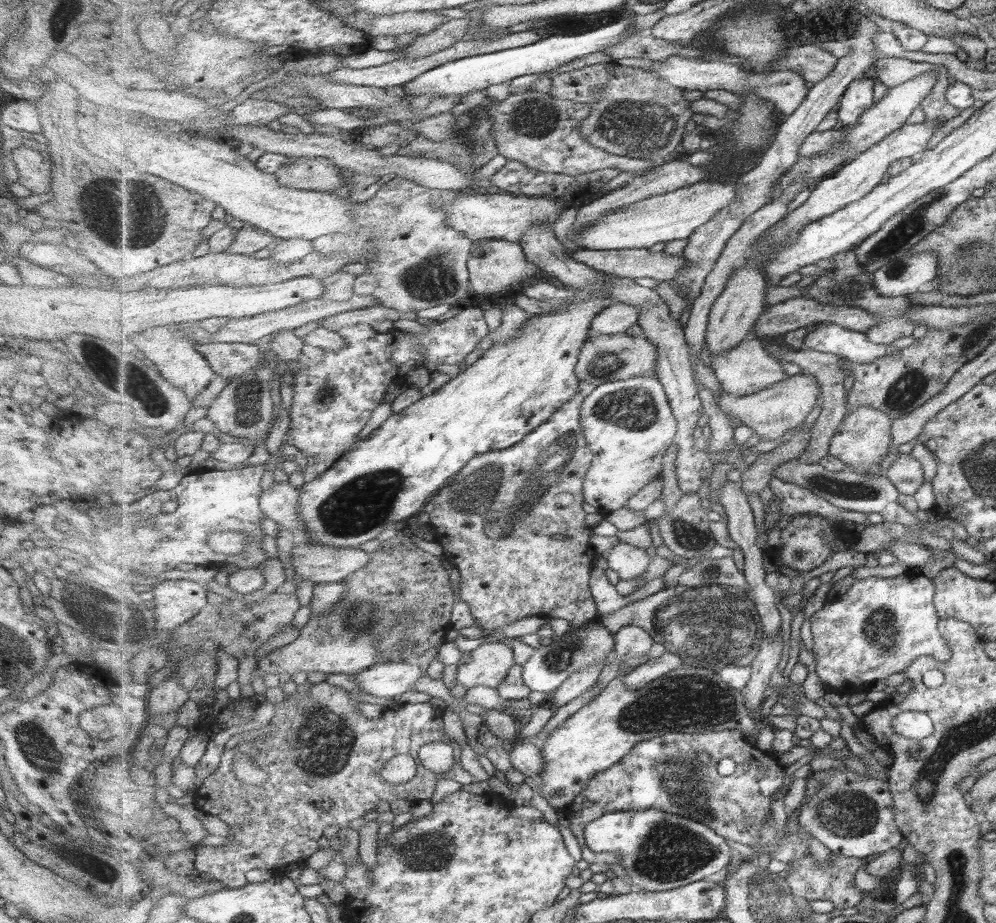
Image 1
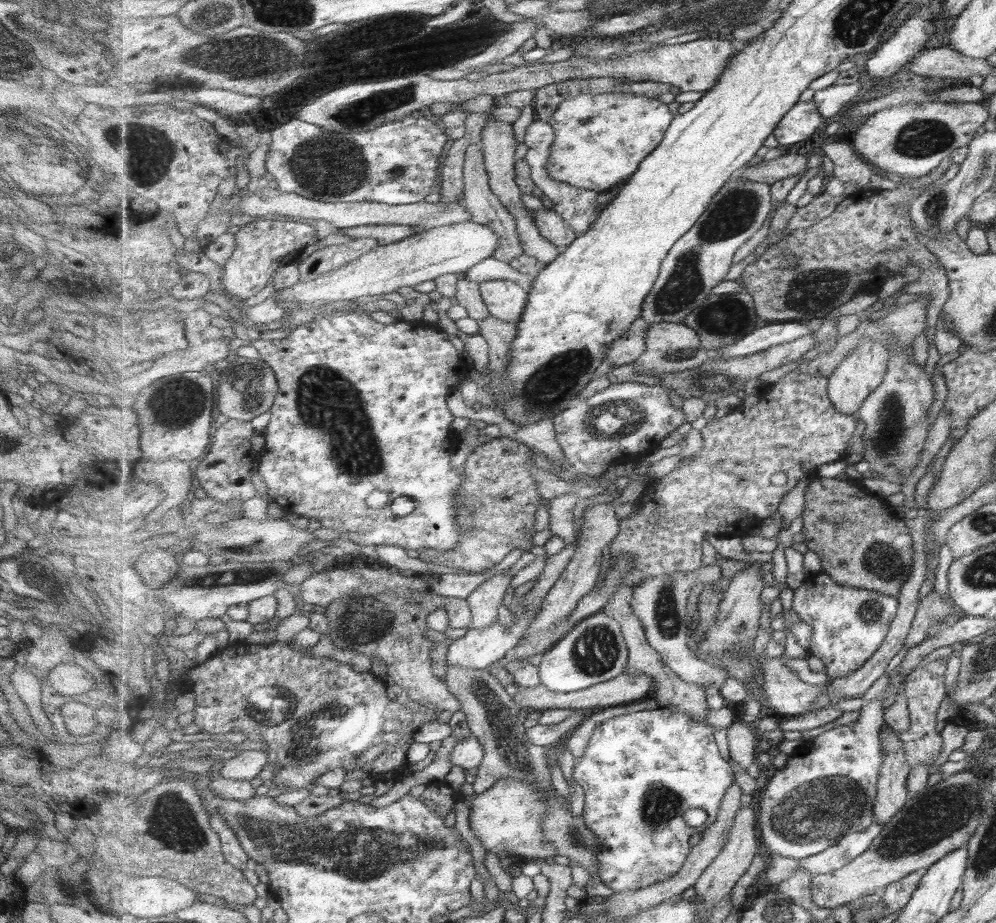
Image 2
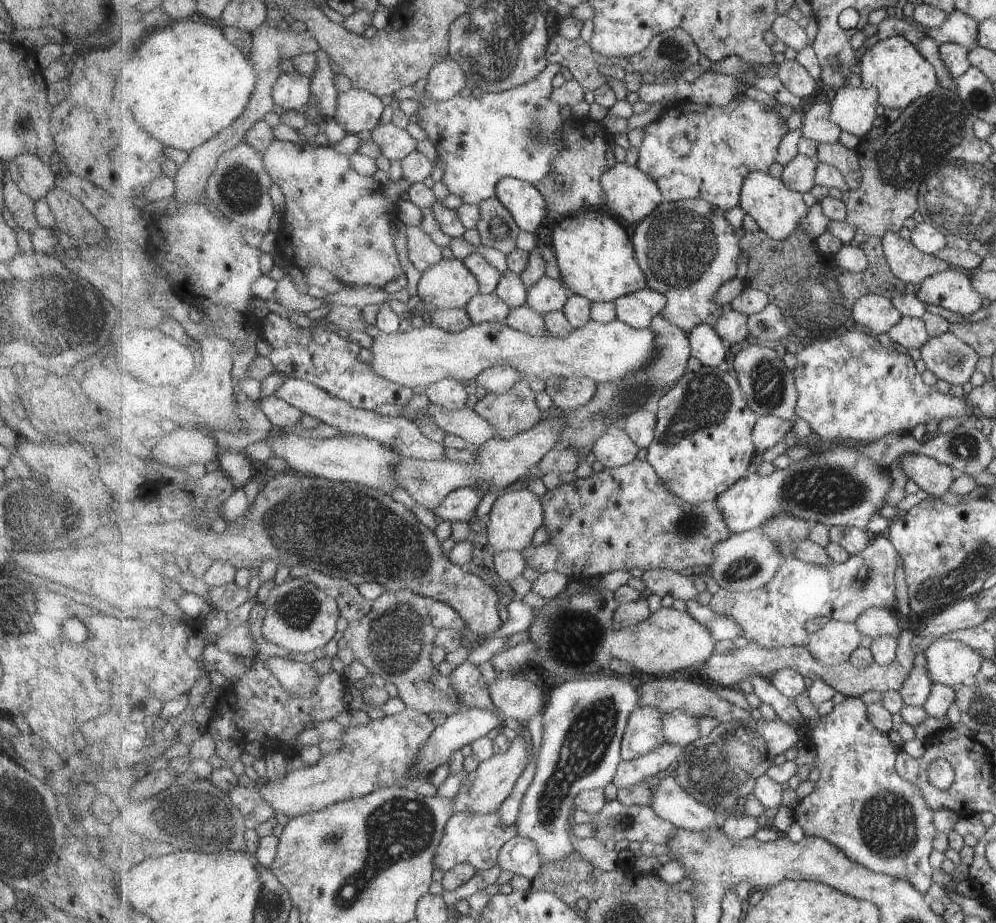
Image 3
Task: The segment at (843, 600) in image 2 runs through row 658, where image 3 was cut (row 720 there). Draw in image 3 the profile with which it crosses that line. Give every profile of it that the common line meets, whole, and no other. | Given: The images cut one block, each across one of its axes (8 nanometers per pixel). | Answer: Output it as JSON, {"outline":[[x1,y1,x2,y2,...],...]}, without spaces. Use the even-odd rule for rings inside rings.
{"outline":[[848,697,845,701,841,702,841,704,835,706,828,715,822,716,817,728,811,730,808,740,810,746,817,751,816,757,818,759,815,767,819,770,820,777,815,784,813,792,804,799,799,800,798,805,794,809,794,819,804,831,805,836,827,839,827,842,838,846,849,858,866,866,869,870,889,875,896,879,909,881,912,886,915,886,915,888,926,894,926,892,931,890,931,886,933,886,933,872,935,872,934,866,930,861,931,853,934,850,933,840,935,840,935,832,937,832,937,826,935,826,935,822,933,822,933,808,929,805,929,802,927,802,927,798,925,798,922,793,921,787,908,779,904,779,896,770,898,756,899,754,903,754,901,747,896,746,887,734,880,731,876,726,873,726,868,710,869,705,863,704,859,698]]}

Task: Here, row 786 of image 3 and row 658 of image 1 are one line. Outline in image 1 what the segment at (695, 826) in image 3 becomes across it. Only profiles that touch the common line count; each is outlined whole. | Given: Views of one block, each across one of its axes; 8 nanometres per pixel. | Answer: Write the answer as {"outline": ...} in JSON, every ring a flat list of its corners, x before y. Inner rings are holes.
{"outline":[[666,650,660,657,652,658,629,674,623,675,623,684,633,690,645,688,649,682,685,664,687,660,681,655]]}

